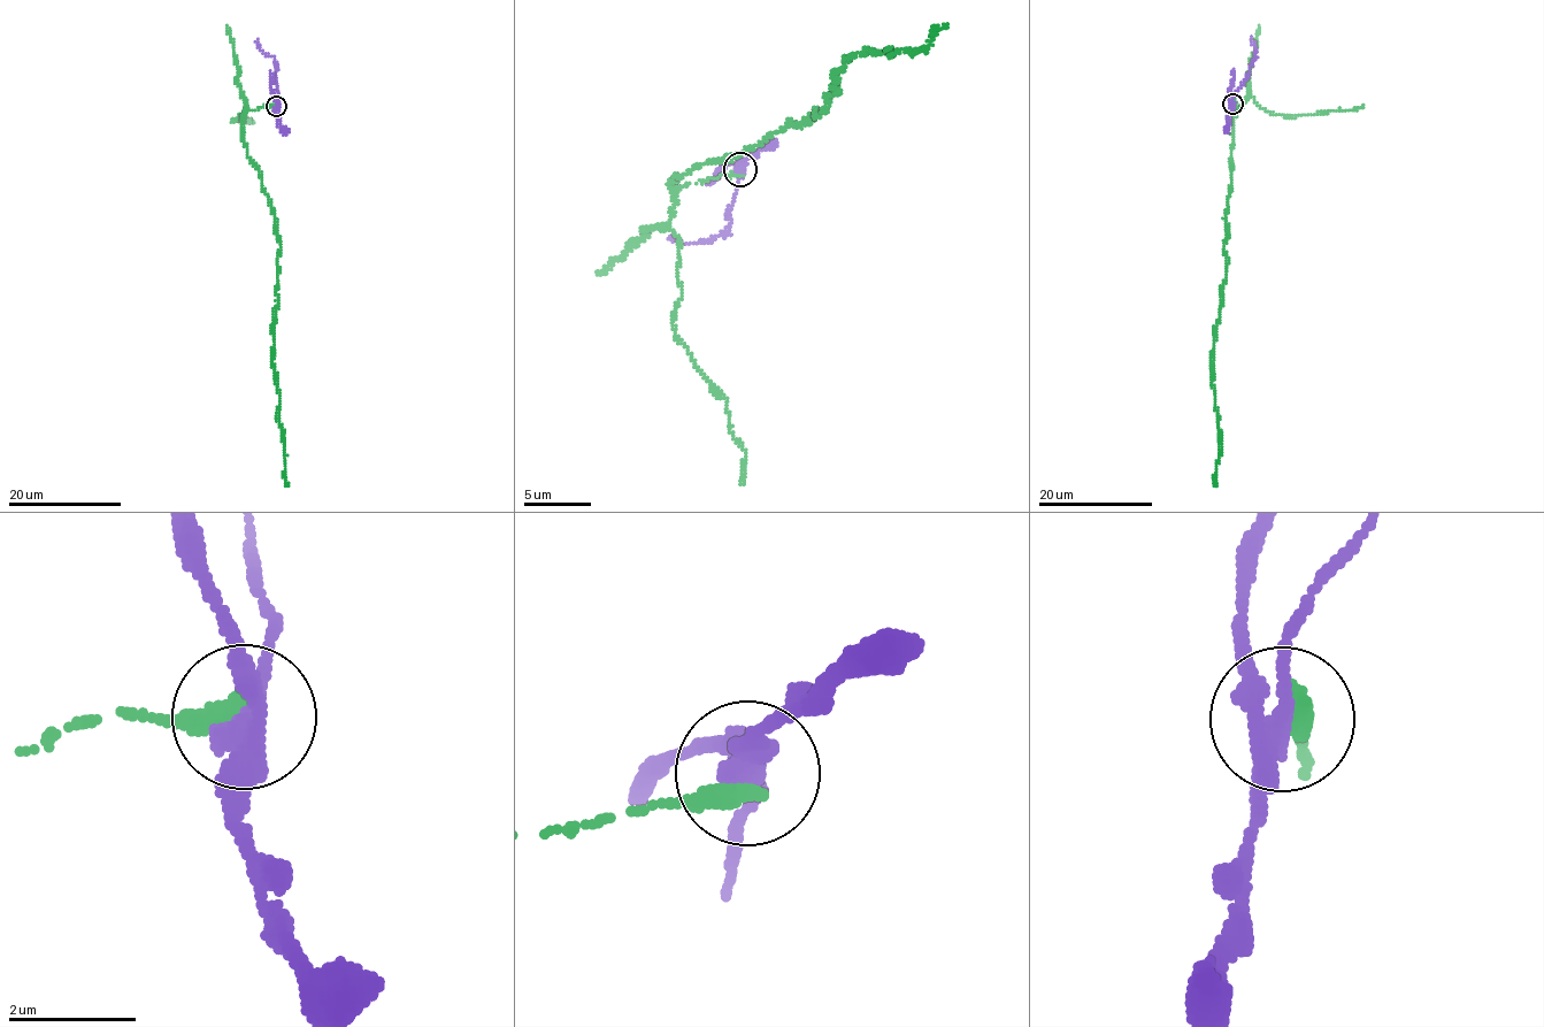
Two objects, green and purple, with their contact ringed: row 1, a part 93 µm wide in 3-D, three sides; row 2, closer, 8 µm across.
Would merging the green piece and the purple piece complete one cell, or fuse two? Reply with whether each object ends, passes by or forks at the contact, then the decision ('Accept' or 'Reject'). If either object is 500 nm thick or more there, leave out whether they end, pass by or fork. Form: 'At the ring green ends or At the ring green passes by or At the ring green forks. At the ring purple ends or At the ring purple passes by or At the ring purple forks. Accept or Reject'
At the ring green ends. At the ring purple forks. Reject

